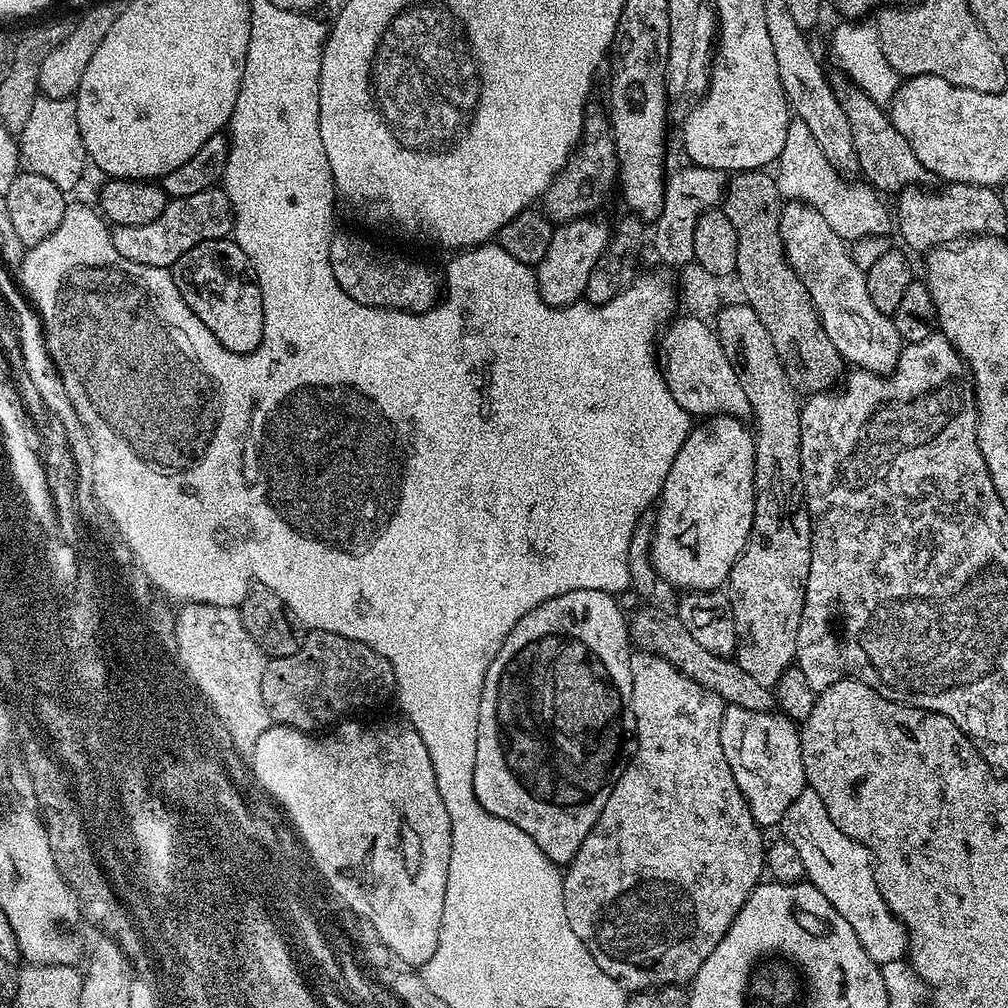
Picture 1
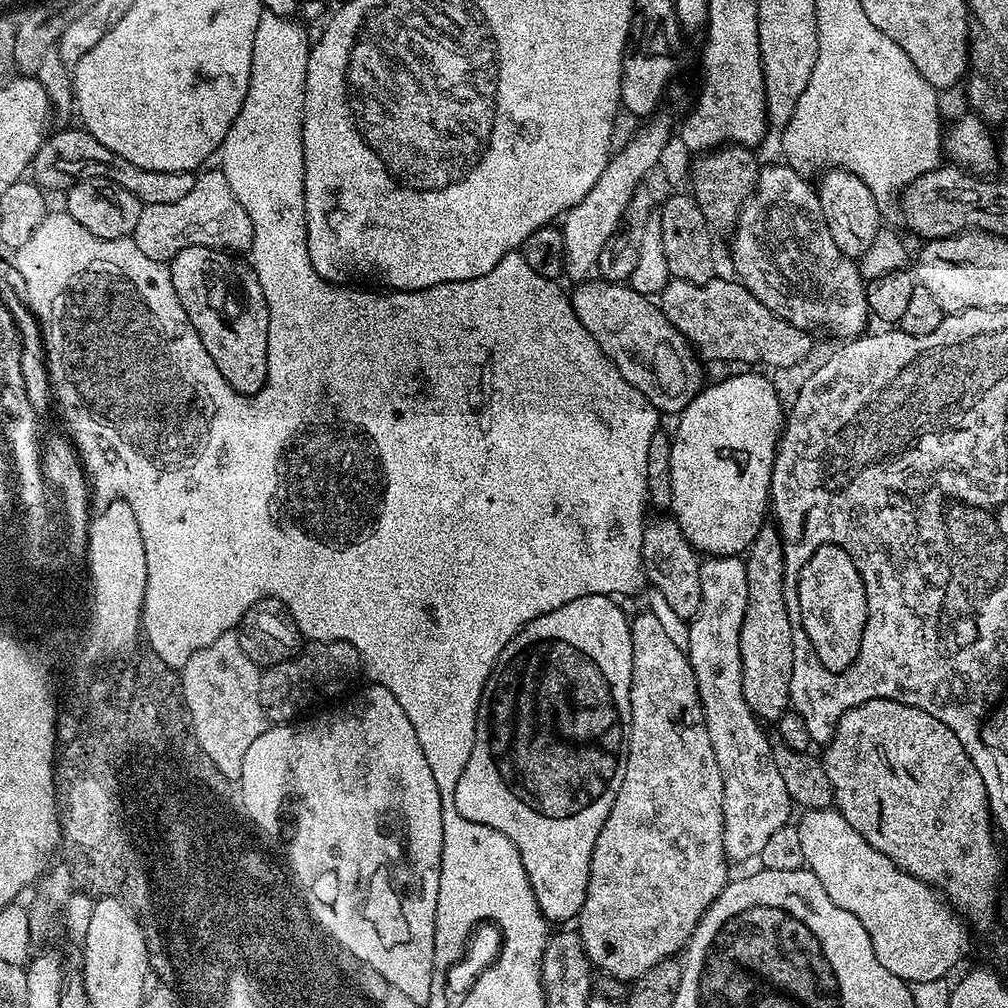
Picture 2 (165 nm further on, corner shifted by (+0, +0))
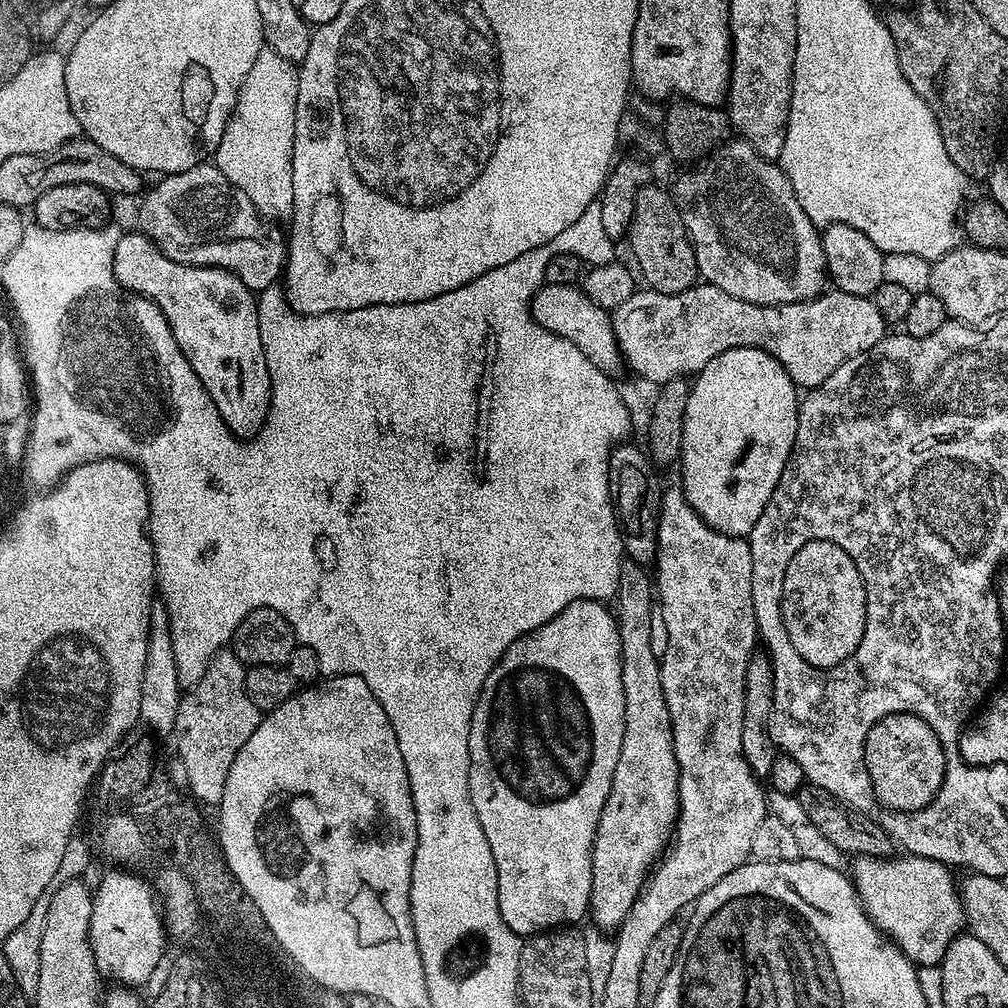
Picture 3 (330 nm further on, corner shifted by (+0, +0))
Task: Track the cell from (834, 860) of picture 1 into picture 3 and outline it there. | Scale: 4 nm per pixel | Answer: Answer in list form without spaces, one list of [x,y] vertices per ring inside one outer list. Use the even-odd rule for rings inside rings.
[[[907,854],[891,858],[857,856],[851,864],[850,879],[872,923],[913,964],[939,965],[950,942],[961,935],[966,924],[958,880],[952,877],[953,869],[937,860]]]

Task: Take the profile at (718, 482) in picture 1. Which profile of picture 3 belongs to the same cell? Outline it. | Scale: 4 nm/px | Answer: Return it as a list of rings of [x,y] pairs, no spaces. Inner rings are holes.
[[[757,348],[726,350],[722,354],[718,354],[718,358],[710,358],[710,362],[706,362],[704,369],[695,373],[686,398],[686,418],[682,426],[682,446],[680,447],[680,459],[678,461],[678,469],[680,468],[678,484],[686,494],[688,505],[714,530],[718,530],[727,536],[742,536],[745,538],[752,533],[754,522],[758,522],[758,518],[762,518],[762,510],[766,510],[766,502],[770,502],[770,494],[774,494],[774,486],[778,486],[778,478],[782,478],[782,470],[792,453],[794,438],[798,434],[799,409],[798,389],[796,383],[790,378],[790,374],[774,357]]]

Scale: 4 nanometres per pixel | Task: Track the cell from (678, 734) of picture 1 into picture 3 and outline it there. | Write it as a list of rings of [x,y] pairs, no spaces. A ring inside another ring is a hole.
[[[625,559],[624,563],[620,566],[620,573],[618,574],[618,590],[614,597],[614,615],[616,617],[616,625],[618,626],[618,634],[620,635],[620,653],[624,659],[622,662],[624,733],[622,734],[622,750],[618,754],[618,766],[614,770],[614,778],[612,779],[612,785],[610,786],[610,794],[606,798],[602,814],[598,818],[598,830],[596,831],[594,846],[592,847],[592,889],[590,890],[590,898],[588,899],[591,923],[601,930],[615,930],[620,927],[620,924],[624,921],[626,914],[630,910],[630,906],[634,903],[637,896],[640,895],[640,889],[643,888],[648,873],[652,871],[662,853],[667,849],[672,838],[672,833],[676,827],[676,818],[680,814],[680,795],[678,794],[680,767],[678,766],[676,755],[674,754],[672,723],[670,722],[670,714],[668,713],[666,698],[664,697],[664,691],[662,690],[662,682],[660,681],[660,661],[654,654],[652,643],[650,642],[650,622],[653,605],[654,580],[650,575],[649,569],[643,564],[635,564],[632,560]]]

